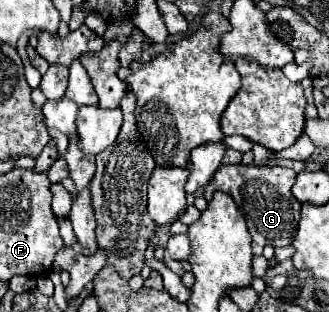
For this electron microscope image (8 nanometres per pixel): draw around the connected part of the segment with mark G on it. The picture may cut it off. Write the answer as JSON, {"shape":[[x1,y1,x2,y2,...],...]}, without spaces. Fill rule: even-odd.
{"shape":[[231,164,221,166,211,184,205,188,205,200,211,200,215,190,227,192,237,202,239,210,243,212,249,232,253,236,253,254,261,256,263,246,289,246,297,234,301,202,291,194,291,186,295,182,295,172,291,168,281,166,245,166,245,164]]}

